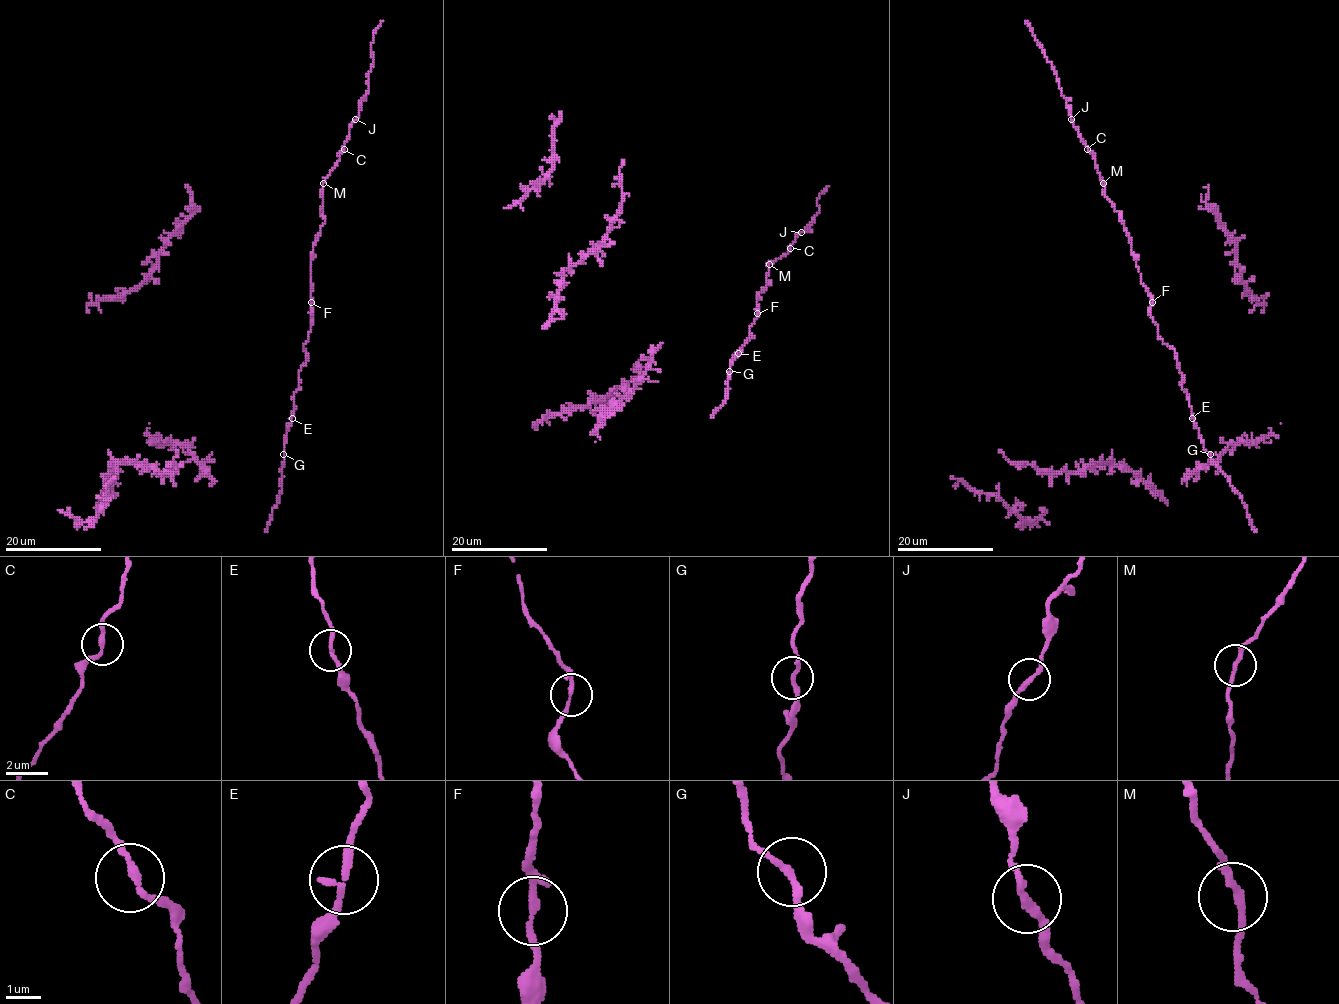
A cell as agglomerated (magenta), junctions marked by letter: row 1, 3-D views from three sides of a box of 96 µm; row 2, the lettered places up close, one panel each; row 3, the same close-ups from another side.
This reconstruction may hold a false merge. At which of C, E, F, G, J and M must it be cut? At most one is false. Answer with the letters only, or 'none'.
none

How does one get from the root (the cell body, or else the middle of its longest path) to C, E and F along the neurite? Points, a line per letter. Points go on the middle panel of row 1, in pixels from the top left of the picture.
C: (729, 370), (752, 337), (757, 294), (770, 283), (768, 265), (790, 248)
E: (729, 370), (731, 361), (738, 353)
F: (729, 370), (731, 361), (740, 352), (739, 348), (752, 337), (749, 328), (757, 318), (757, 313)

